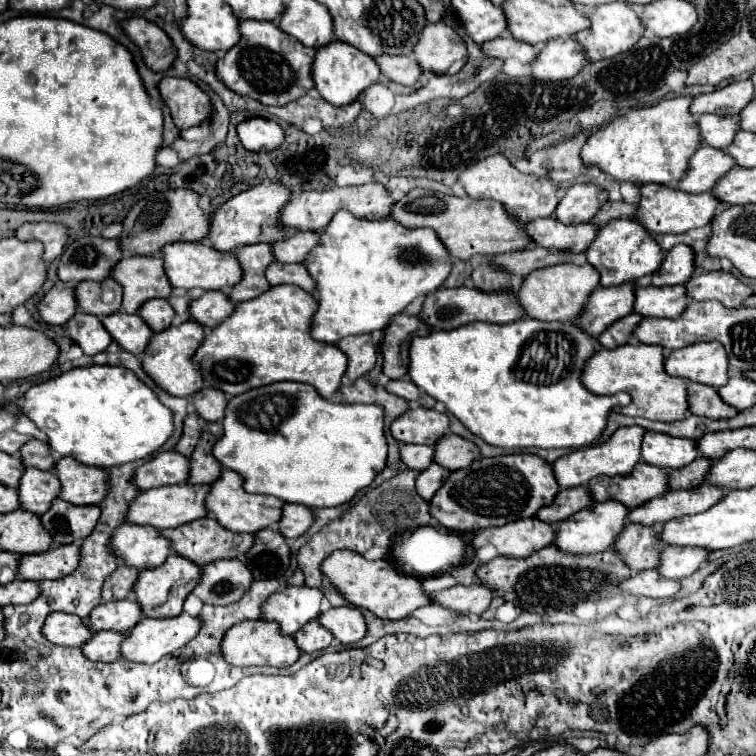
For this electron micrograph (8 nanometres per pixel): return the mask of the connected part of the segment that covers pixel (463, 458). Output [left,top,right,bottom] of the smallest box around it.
[434,434,480,472]

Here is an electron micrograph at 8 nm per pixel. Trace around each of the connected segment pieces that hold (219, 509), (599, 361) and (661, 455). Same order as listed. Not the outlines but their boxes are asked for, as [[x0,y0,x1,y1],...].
[[206,468,284,532],[584,344,688,422],[640,430,698,470]]

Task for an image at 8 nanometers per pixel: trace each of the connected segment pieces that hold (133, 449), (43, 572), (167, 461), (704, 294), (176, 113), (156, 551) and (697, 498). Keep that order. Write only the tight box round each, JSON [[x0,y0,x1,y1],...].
[[20,366,172,468],[16,544,80,582],[132,452,188,490],[684,272,752,308],[158,78,214,130],[110,524,170,570],[628,484,724,526]]

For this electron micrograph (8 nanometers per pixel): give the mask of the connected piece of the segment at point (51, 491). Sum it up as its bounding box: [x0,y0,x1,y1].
[18,468,60,514]

